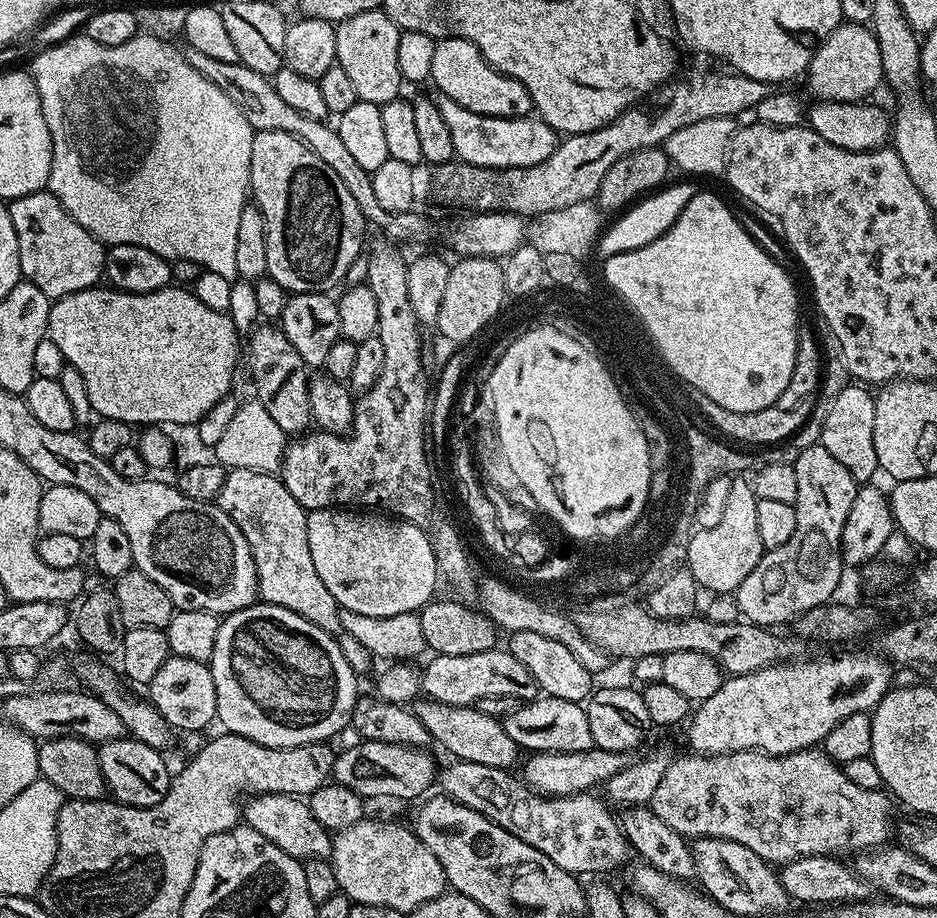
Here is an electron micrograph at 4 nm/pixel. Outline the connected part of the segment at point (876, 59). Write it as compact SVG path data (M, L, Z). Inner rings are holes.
M841 22L821 42L812 61L808 63L806 81L813 97L821 100L863 101L884 80L882 54L878 54L878 42L871 27L863 24Z

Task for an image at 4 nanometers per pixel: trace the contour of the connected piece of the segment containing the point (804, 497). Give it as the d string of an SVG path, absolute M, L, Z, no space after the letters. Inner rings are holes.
M812 442L809 448L801 447L795 470L798 474L798 498L795 502L798 526L794 526L794 535L782 546L767 549L758 566L754 566L754 570L742 578L734 593L741 617L749 624L769 630L779 629L779 624L791 625L799 616L806 614L806 610L814 610L814 606L829 603L835 597L832 595L839 590L840 579L846 571L844 559L840 556L842 526L846 526L850 506L854 506L857 480L819 442Z

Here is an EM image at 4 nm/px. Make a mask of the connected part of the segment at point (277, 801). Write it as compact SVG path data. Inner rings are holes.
M261 792L253 795L249 800L252 801L249 804L245 803L242 808L243 823L249 828L258 830L258 834L262 834L262 838L274 842L274 846L278 846L278 850L286 850L286 854L290 854L301 862L305 860L328 860L331 857L332 836L328 829L322 826L322 822L318 822L318 818L314 818L314 814L310 814L310 806L301 797Z

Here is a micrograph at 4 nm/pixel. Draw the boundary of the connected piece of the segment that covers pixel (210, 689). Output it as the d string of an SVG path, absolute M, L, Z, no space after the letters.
M169 655L158 674L146 685L147 699L162 714L169 729L177 733L194 730L204 732L216 720L216 695L214 678L208 664L194 662L190 658Z

